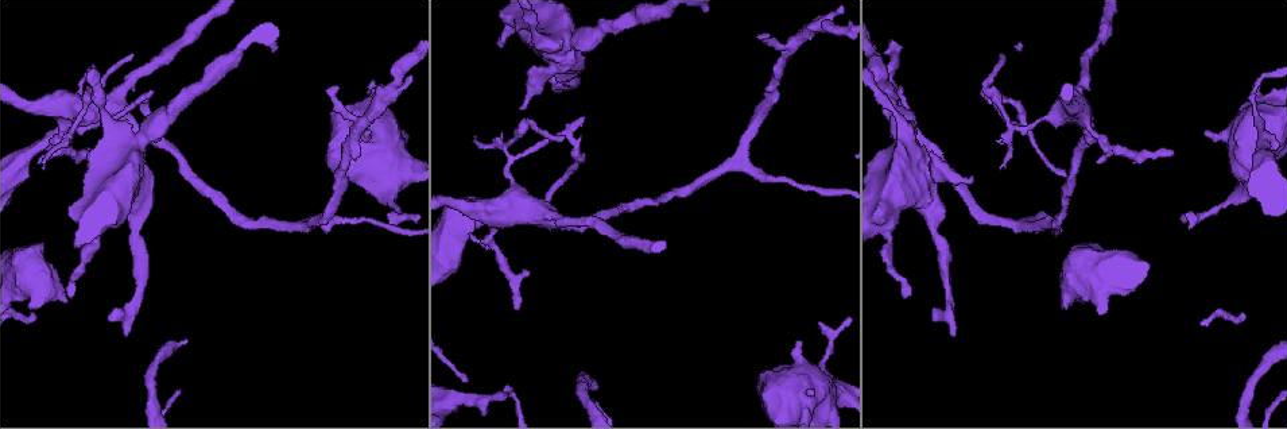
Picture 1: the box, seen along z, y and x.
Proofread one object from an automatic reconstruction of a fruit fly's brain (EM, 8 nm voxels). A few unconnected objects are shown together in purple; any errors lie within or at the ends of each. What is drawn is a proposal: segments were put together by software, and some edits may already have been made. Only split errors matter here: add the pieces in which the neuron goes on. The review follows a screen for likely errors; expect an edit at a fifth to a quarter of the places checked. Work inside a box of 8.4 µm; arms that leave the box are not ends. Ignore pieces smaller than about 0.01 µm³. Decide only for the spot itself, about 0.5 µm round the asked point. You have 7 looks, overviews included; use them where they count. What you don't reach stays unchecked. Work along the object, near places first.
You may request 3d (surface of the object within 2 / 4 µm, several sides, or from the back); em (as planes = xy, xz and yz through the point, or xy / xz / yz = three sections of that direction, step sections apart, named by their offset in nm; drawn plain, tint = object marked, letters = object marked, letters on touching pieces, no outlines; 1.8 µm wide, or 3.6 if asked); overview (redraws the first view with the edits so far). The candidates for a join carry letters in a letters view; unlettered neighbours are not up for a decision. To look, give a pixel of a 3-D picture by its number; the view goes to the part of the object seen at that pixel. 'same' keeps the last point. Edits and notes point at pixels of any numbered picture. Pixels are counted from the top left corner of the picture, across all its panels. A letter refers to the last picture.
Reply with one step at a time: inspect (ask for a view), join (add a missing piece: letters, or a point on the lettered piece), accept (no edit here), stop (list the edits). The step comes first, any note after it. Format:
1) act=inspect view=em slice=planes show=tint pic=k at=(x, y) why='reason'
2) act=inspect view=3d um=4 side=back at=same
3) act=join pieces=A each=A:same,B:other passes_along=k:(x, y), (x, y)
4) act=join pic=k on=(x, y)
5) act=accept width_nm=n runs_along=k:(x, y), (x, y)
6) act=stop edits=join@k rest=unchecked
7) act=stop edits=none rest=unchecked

act=inspect view=em slice=xy step=16 show=letters pic=1 at=(110, 316) why='branch stops here'

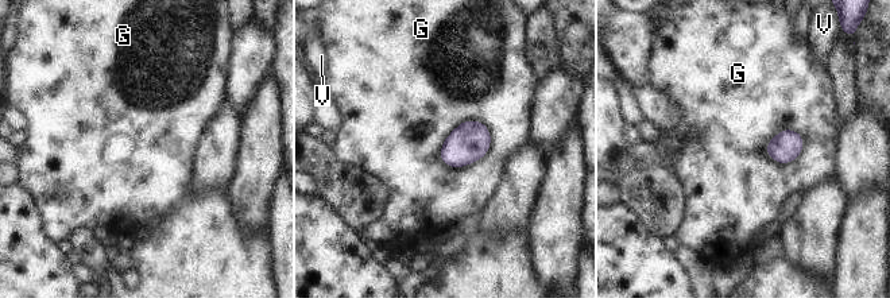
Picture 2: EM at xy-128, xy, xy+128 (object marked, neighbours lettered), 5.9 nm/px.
act=accept longest_contact=G:340nm each=G:other,V:other found='none of them fits'

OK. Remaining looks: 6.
act=inspect view=em slice=xz step=8 show=letters pic=1 at=(970, 177)

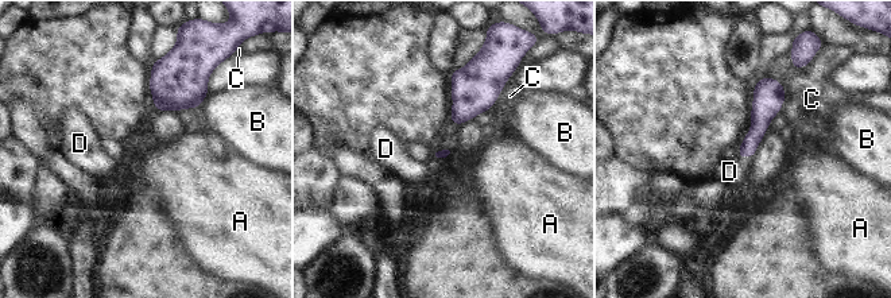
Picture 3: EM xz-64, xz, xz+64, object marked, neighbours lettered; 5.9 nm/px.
act=inspect view=em slice=planes show=letters at=same why='another direction'

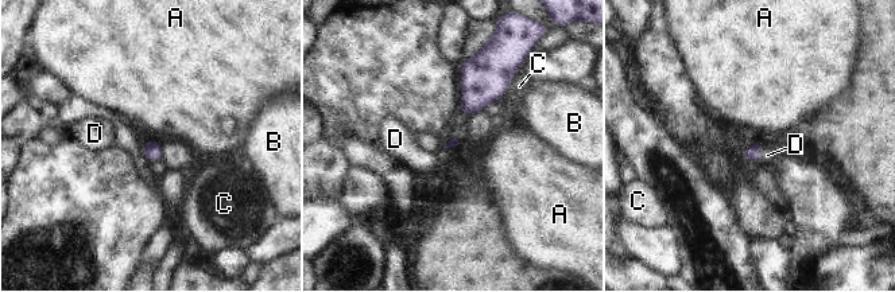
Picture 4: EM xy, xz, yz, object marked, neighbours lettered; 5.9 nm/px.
act=join pieces=D each=A:other,B:other,C:other,D:same passes_along=4:(754, 155), (760, 154), (767, 155) found='the neuron continues'

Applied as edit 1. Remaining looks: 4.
act=inspect view=overview

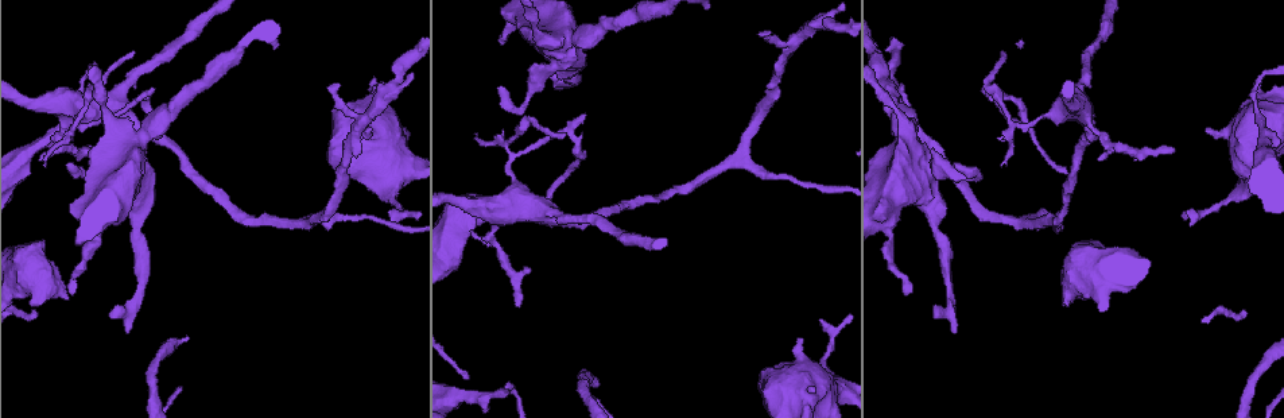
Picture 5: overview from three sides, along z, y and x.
act=inspect view=3d um=4 pic=5 at=(519, 306) why='branch stops here'

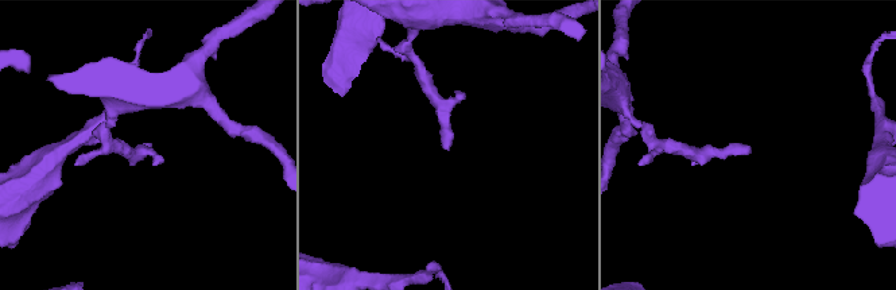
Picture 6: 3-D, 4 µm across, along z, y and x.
act=inspect view=em um=3.6 slice=planes show=tint pic=6 at=(750, 149) why='now the EM'

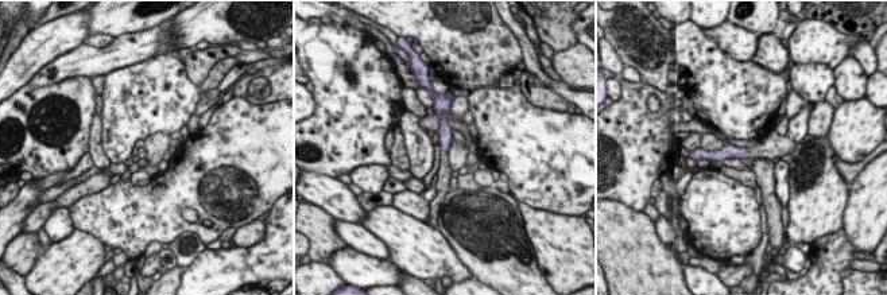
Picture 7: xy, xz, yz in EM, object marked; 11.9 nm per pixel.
act=inspect view=em um=3.6 slice=planes show=letters at=same why='what lies round it'

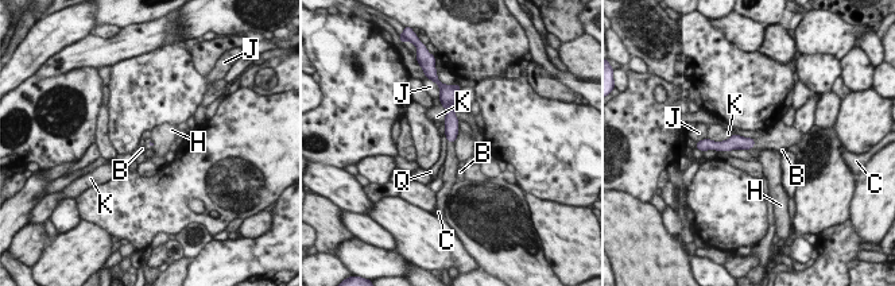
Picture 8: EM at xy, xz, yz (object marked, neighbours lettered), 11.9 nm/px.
act=join pieces=C each=B:other,C:same,H:other,J:other,K:other,Q:other passes_along=8:(735, 142), (754, 143), (774, 140) found='the neuron continues'

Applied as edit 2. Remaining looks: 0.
act=stop edits=join@4,join@8 rest=unchecked

